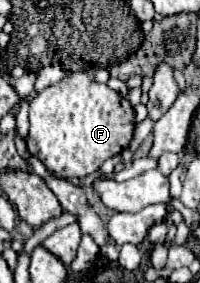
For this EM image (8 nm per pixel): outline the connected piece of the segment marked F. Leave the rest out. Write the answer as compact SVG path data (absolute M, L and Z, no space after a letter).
M84 71L46 87L30 103L28 149L62 179L80 179L98 171L106 159L128 147L132 133L134 109L128 99L104 83L90 81Z

